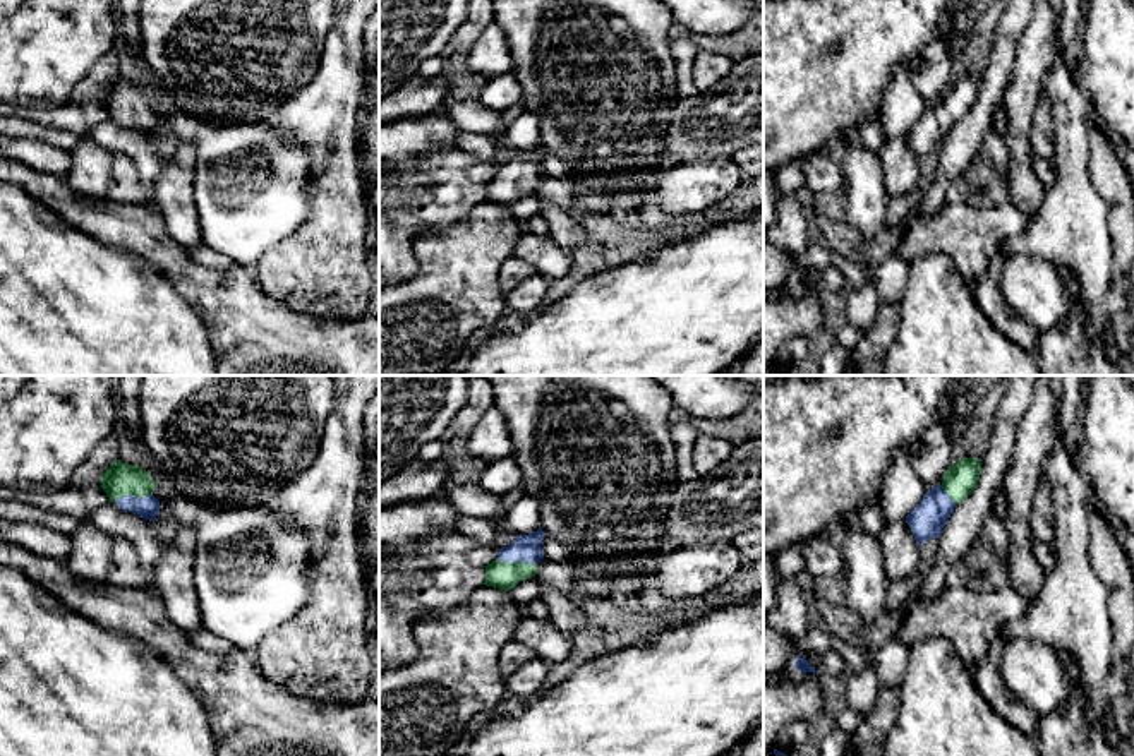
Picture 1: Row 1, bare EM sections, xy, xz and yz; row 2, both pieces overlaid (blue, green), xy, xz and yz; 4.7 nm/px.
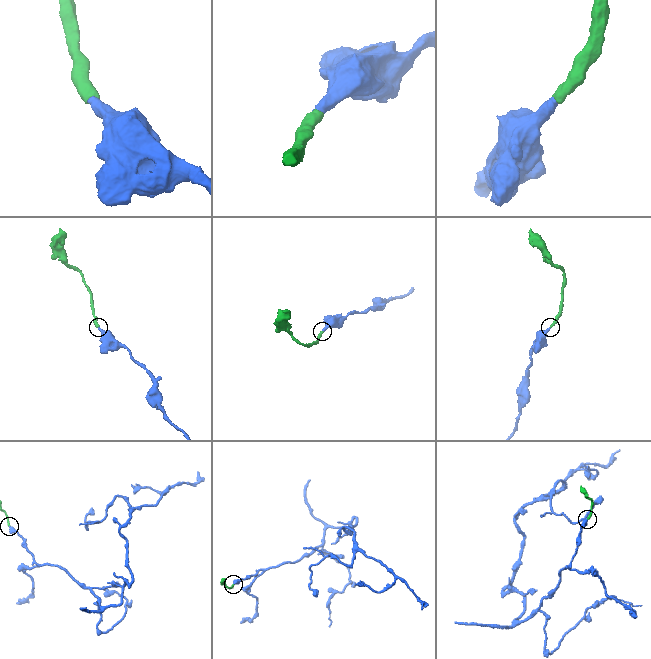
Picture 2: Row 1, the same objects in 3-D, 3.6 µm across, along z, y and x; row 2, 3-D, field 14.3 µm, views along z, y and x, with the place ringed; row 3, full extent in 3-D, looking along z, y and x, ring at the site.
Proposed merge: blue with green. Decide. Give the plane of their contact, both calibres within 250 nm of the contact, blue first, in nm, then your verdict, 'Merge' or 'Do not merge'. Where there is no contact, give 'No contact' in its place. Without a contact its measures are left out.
Touches blue in xy. Thickness 110 nm (blue) against 160 nm. Merge

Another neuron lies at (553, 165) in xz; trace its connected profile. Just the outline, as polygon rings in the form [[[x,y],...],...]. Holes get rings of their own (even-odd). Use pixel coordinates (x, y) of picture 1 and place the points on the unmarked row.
[[[544,153],[542,168],[544,168],[544,175],[547,177],[570,180],[573,175],[571,168],[564,163],[564,159],[551,153]]]

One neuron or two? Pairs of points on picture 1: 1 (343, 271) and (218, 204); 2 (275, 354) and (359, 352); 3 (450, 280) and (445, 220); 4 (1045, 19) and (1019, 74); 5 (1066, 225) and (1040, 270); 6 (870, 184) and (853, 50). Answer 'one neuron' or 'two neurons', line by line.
1: two neurons
2: one neuron
3: two neurons
4: one neuron
5: two neurons
6: two neurons

